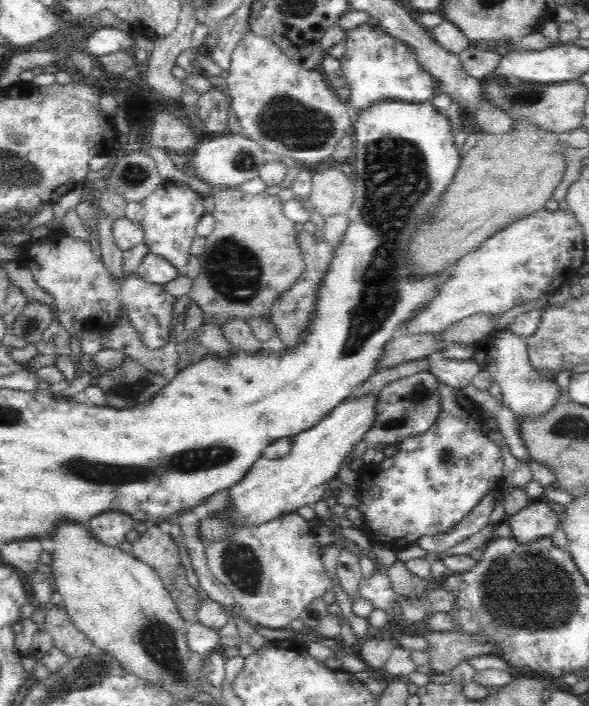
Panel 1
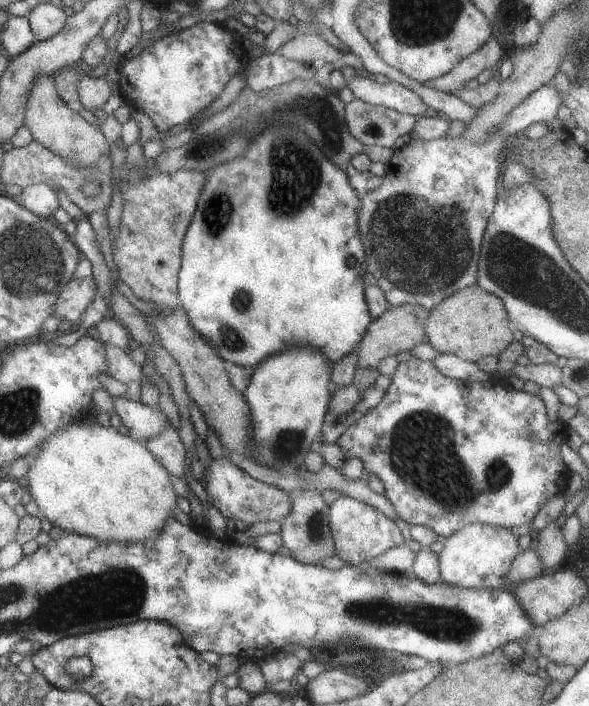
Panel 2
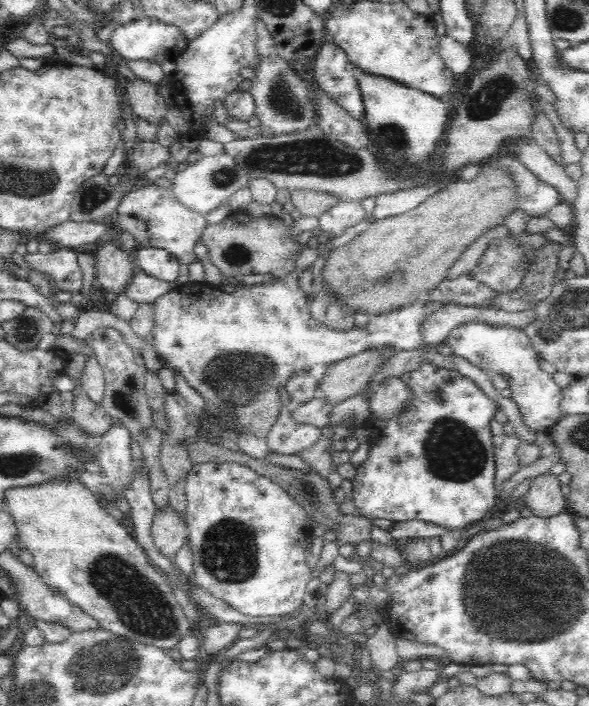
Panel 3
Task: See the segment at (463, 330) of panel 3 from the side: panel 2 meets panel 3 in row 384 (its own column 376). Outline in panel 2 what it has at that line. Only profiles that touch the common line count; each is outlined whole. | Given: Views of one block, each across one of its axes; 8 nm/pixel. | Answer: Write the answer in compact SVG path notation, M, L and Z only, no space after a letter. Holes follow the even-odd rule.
M343 495L329 507L328 524L332 530L334 553L349 565L358 565L370 560L388 549L404 544L405 539L398 524L388 519L381 511L364 502Z

